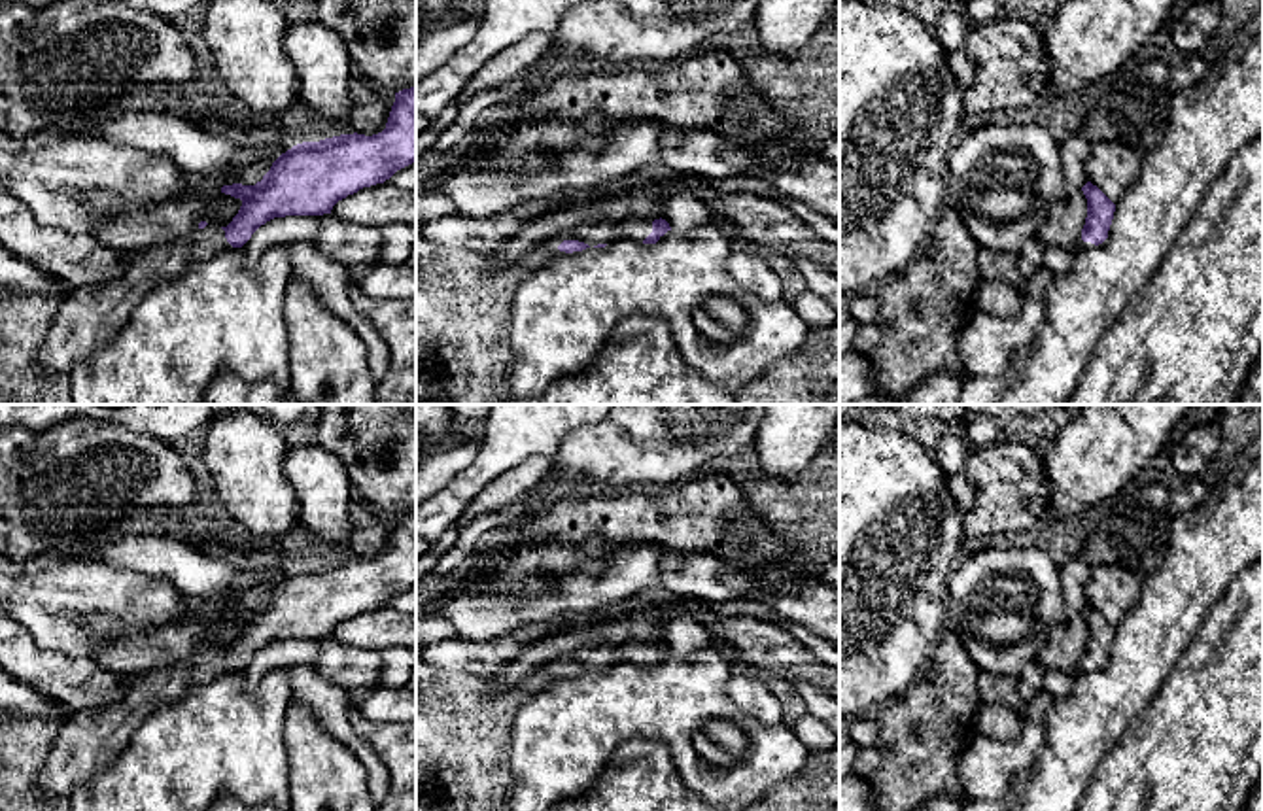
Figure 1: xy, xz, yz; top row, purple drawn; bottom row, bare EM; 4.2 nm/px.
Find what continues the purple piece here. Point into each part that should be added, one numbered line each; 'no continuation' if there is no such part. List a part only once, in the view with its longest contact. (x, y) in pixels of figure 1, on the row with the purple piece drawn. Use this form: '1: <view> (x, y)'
1: xz (636, 227)

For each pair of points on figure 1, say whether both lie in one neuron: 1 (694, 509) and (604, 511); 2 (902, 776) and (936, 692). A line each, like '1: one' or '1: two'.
1: one
2: one

